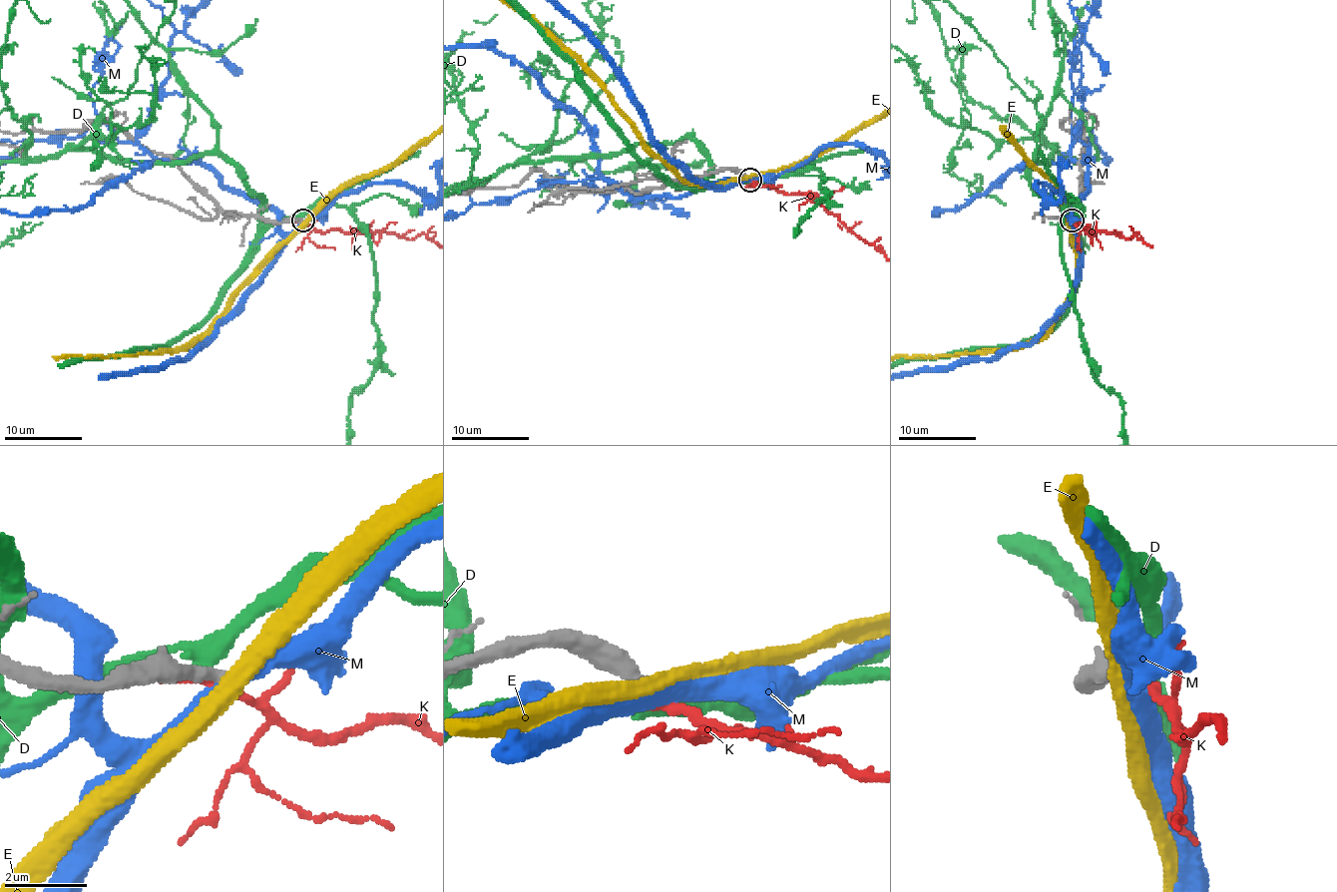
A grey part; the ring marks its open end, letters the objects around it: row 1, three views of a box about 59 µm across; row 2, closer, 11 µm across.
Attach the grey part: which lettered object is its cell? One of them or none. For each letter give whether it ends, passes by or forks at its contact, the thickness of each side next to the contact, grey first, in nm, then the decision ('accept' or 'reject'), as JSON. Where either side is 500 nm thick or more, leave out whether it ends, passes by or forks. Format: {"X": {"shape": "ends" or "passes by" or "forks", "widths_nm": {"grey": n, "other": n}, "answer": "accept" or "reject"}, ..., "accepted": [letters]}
{"D": {"shape": "passes by", "widths_nm": {"grey": 340, "other": 360}, "answer": "reject"}, "E": {"shape": "passes by", "widths_nm": {"grey": 280, "other": 420}, "answer": "reject"}, "K": {"shape": "ends", "widths_nm": {"grey": 340, "other": 320}, "answer": "reject"}, "M": {"shape": "passes by", "widths_nm": {"grey": 280, "other": 380}, "answer": "reject"}, "accepted": []}

